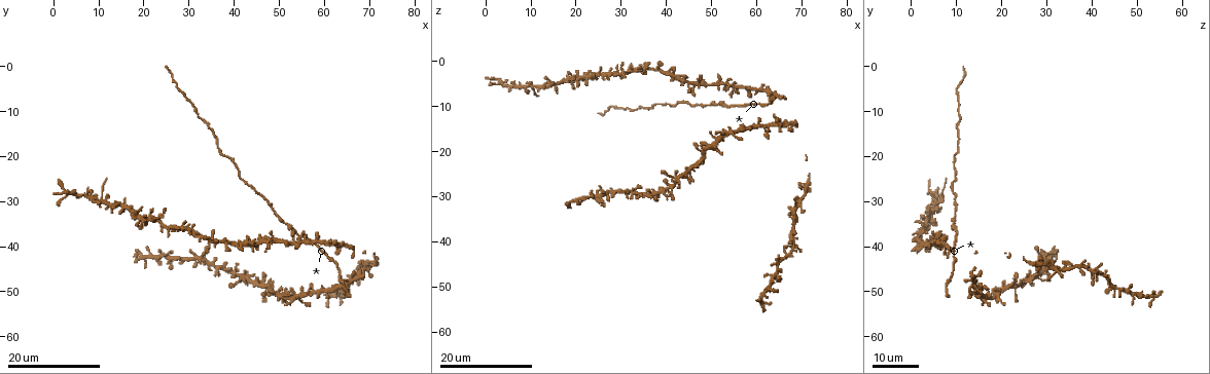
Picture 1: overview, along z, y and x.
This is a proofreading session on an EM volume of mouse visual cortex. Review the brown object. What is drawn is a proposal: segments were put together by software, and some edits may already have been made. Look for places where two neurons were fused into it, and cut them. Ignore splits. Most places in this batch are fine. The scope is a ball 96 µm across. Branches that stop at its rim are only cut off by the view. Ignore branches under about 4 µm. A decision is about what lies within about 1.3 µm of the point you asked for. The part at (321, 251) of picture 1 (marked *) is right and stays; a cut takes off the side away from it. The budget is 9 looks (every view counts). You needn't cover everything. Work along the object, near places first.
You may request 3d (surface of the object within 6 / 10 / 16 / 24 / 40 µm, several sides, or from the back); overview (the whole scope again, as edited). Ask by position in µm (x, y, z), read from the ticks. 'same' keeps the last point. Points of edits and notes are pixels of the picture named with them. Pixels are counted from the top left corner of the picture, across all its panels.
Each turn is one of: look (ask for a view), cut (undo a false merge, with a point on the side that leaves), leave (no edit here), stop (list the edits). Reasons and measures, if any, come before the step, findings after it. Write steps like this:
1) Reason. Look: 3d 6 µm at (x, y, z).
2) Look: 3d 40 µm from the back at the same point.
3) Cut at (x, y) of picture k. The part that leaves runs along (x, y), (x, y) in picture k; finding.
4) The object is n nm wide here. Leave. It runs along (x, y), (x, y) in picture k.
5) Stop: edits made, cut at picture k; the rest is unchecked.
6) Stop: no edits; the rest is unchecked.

Three-way junction. Look: 3d 24 µm at (57.5, 39.0, 10.0).

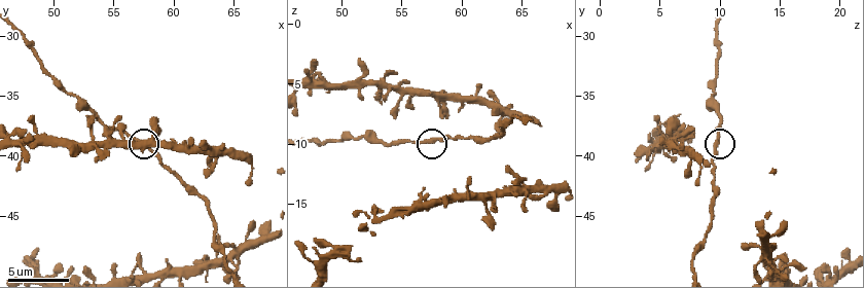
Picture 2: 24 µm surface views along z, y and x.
Closer look. Look: 3d 10 µm at (57.6, 38.8, 9.6).

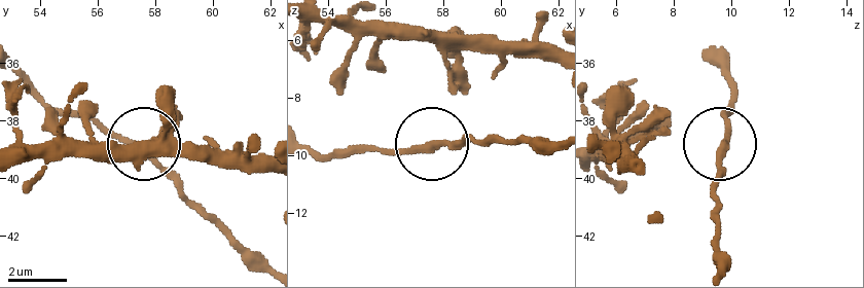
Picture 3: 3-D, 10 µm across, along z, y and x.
The object is 180 nm wide here. Leave. Continuous, no second neuron.

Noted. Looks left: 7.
Sudden change in width. Look: 3d 16 µm at (39.0, 20.5, 10.0).

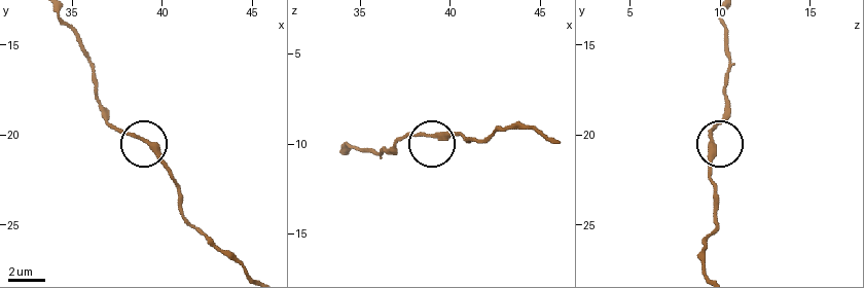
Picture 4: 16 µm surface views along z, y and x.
Look: 3d 10 µm at (38.9, 20.3, 9.5).

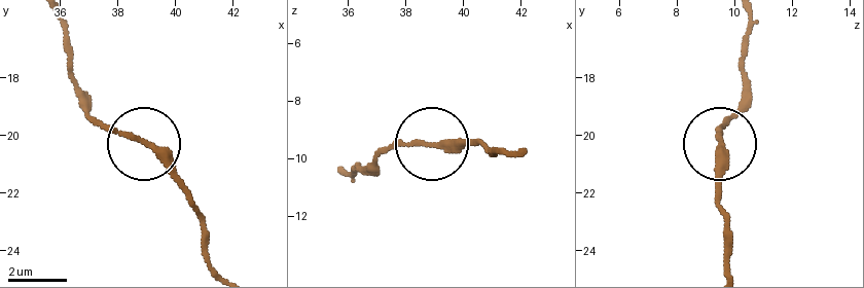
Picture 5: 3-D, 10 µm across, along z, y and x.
Leave. It runs along (506, 150), (481, 143), (395, 143), (375, 155) in picture 5; one neuron here.

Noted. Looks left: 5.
Small branch off a trunk. Look: 3d 16 µm at (3.0, 28.0, 5.0).

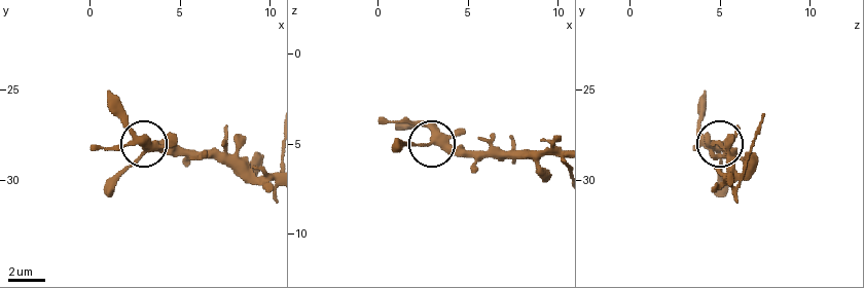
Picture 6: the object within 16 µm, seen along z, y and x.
Look: 3d 10 µm at (3.0, 28.4, 4.7).

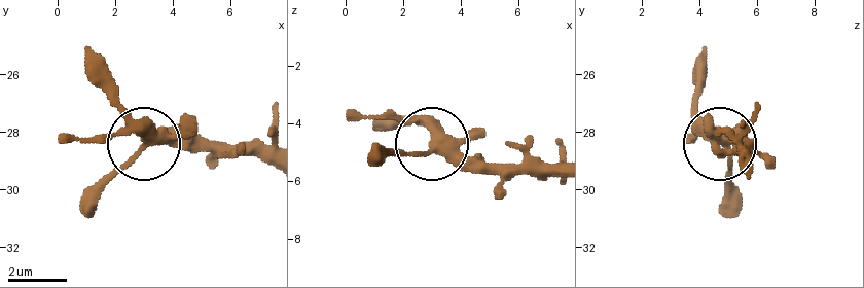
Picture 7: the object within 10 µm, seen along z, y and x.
Leave. One neuron here.

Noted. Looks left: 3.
Four-way junction. Look: 3d 24 µm at (23.0, 34.0, 3.5).

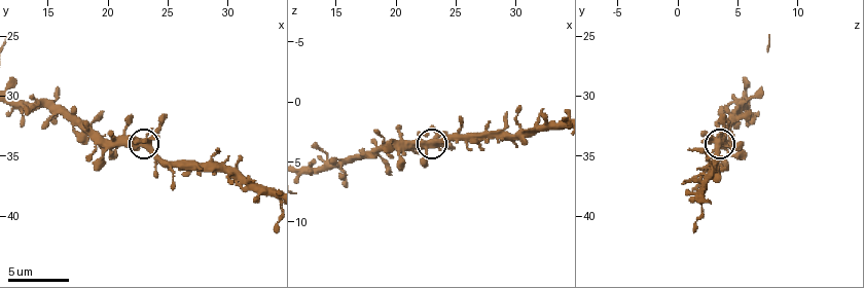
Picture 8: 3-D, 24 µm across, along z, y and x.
Look: 3d 10 µm at (23.2, 33.8, 3.8).

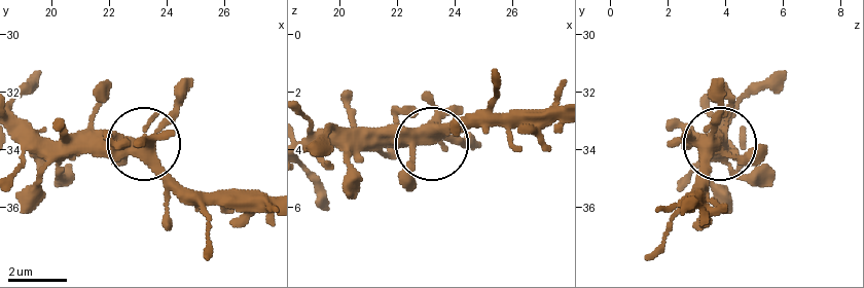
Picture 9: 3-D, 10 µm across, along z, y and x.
4 arms meet here. Leave. All the same neuron.

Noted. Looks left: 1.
Stop: no edits; the rest is unchecked.

